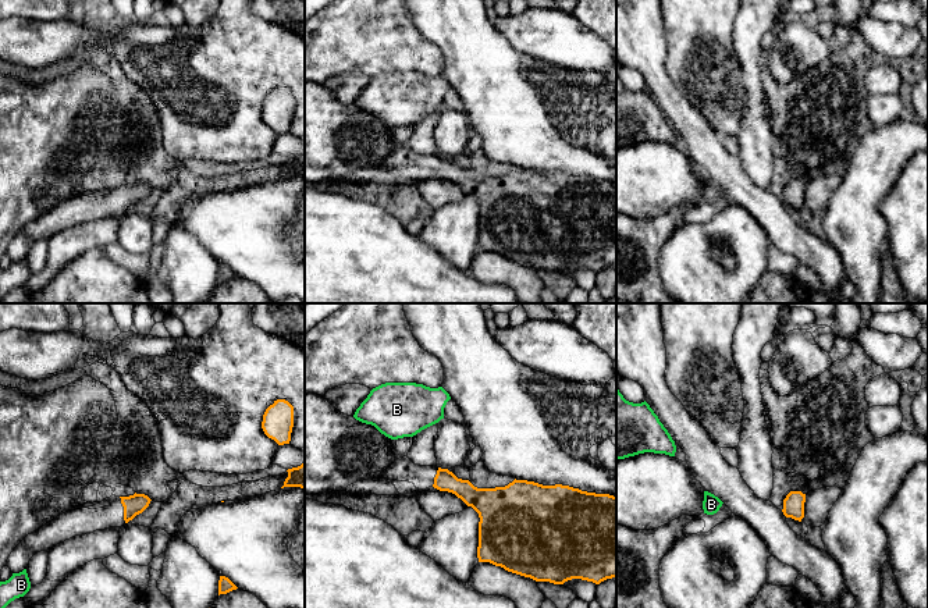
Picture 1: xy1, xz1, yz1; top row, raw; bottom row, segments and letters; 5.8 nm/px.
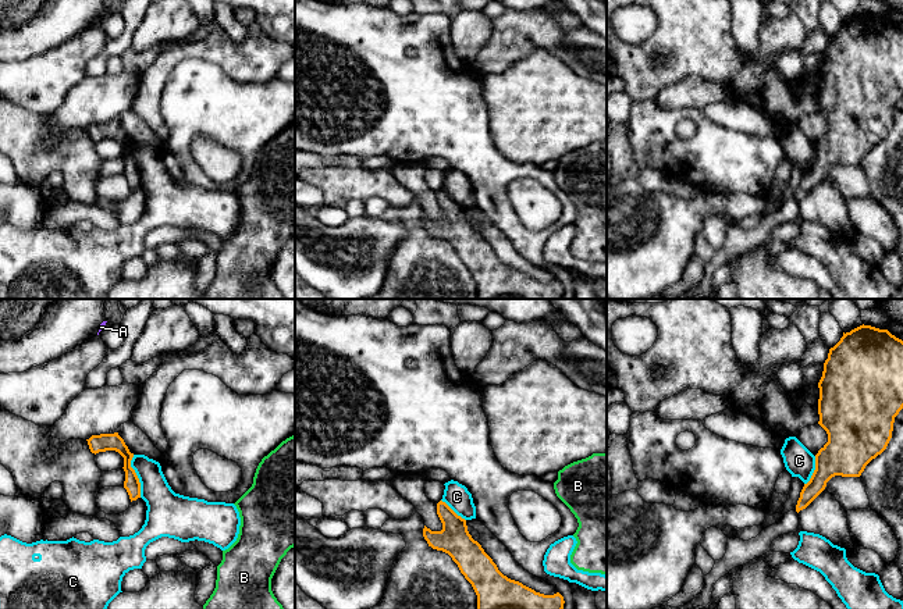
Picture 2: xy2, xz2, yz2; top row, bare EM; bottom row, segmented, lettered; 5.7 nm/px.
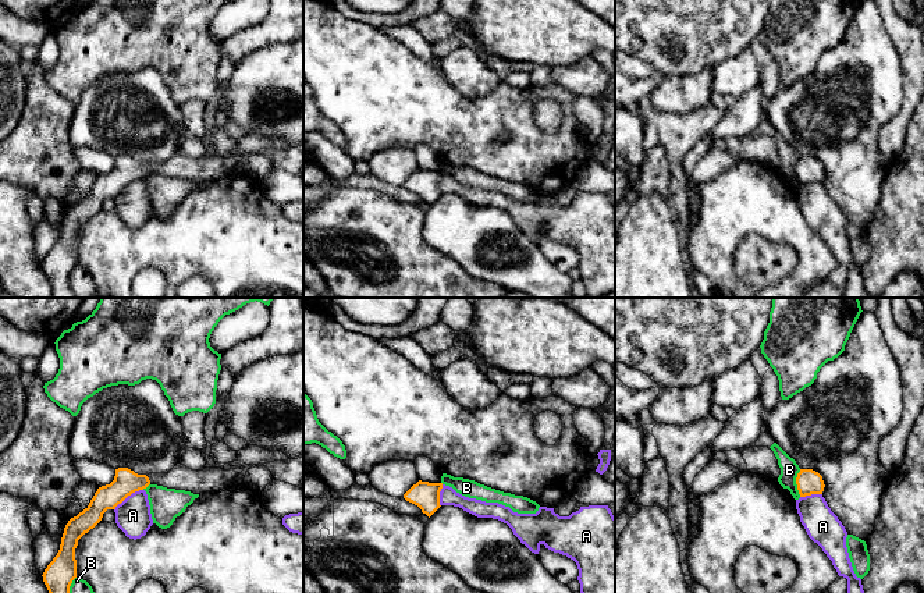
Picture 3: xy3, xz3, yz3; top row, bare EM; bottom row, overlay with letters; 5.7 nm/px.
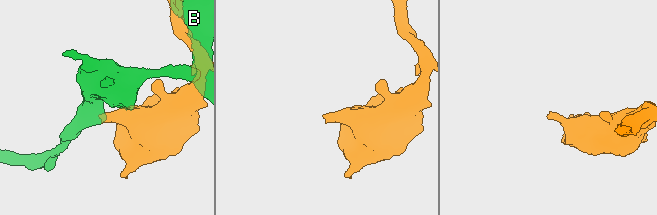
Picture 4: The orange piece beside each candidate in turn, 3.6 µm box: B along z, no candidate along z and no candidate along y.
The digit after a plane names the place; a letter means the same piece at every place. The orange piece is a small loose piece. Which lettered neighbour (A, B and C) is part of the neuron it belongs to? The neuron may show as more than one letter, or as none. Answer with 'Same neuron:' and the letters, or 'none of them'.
Same neuron: none of them

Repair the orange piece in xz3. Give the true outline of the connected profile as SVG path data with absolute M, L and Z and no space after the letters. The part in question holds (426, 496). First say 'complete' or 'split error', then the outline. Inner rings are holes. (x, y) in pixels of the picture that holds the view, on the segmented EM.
complete; M419 480L405 494L404 498L417 505L429 518L441 507L440 491L443 483L429 483Z

